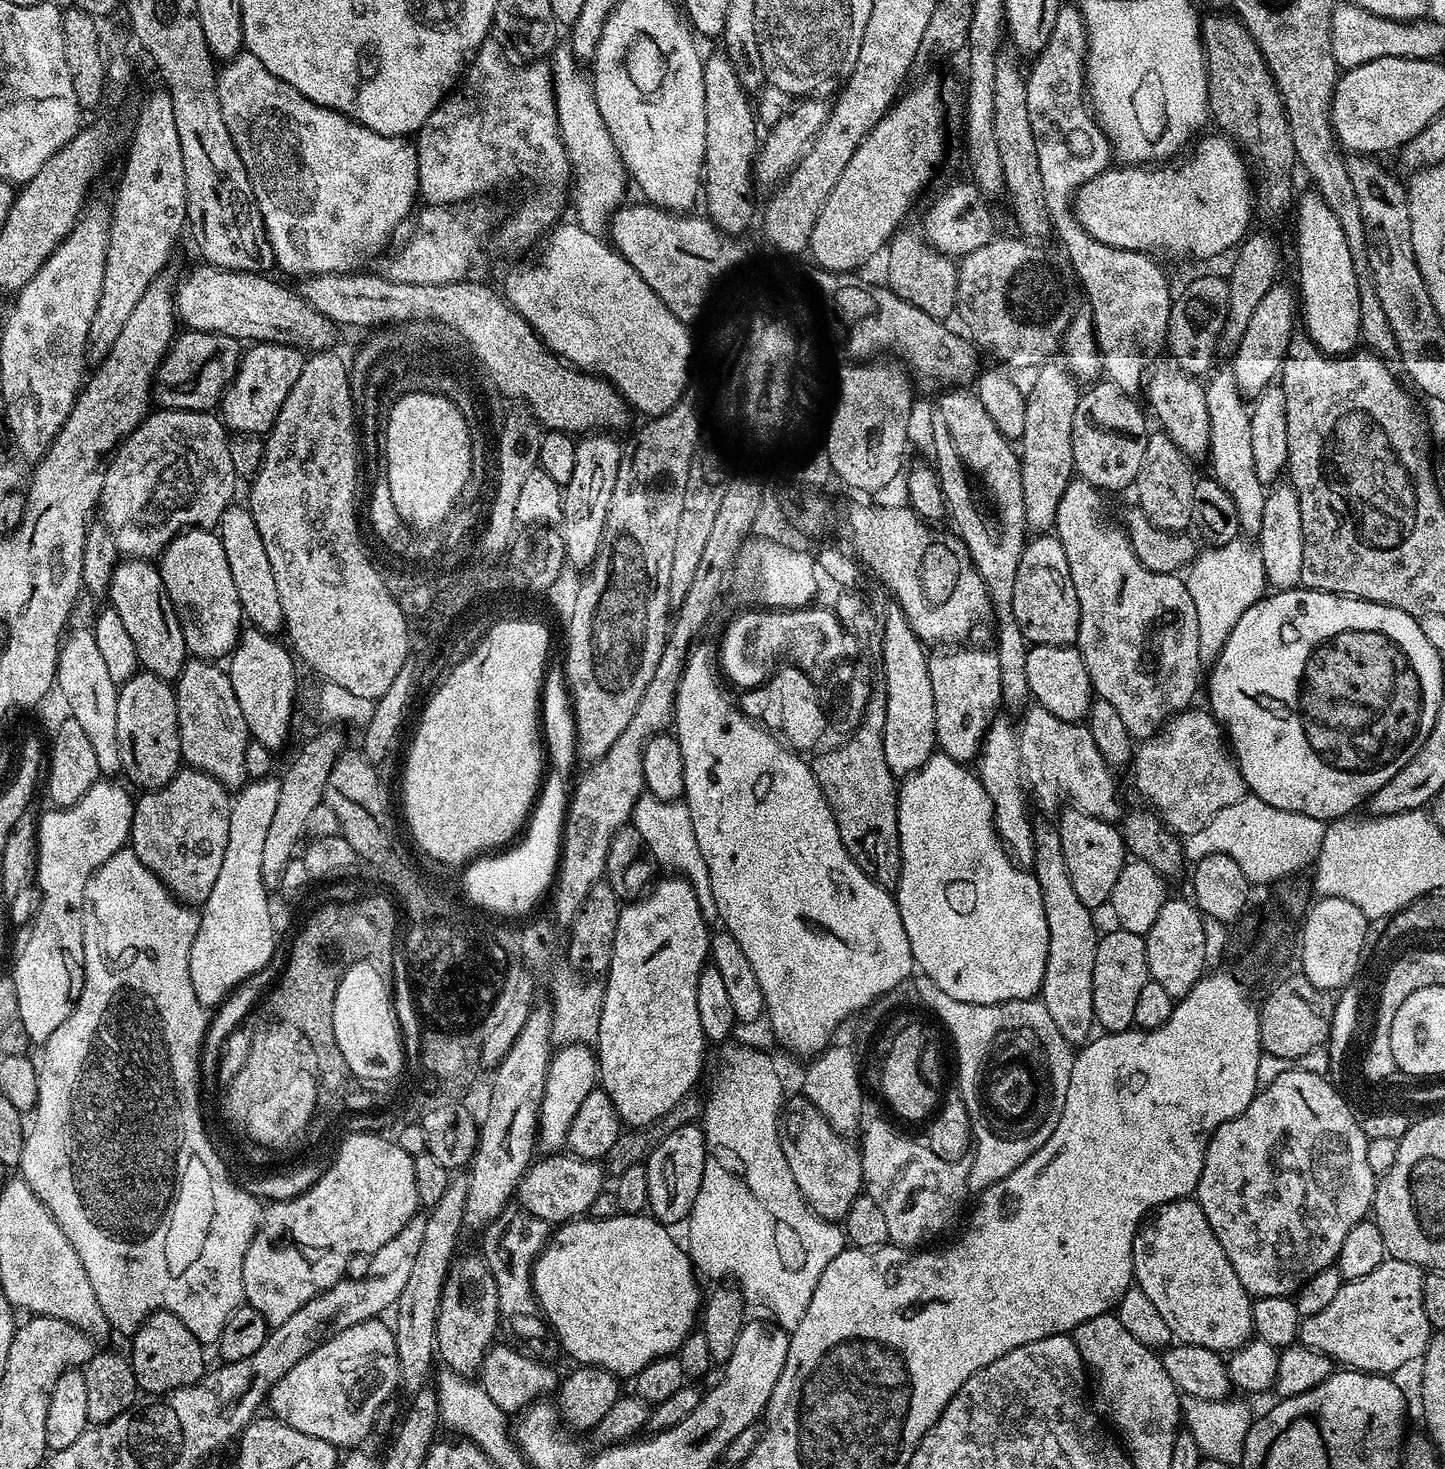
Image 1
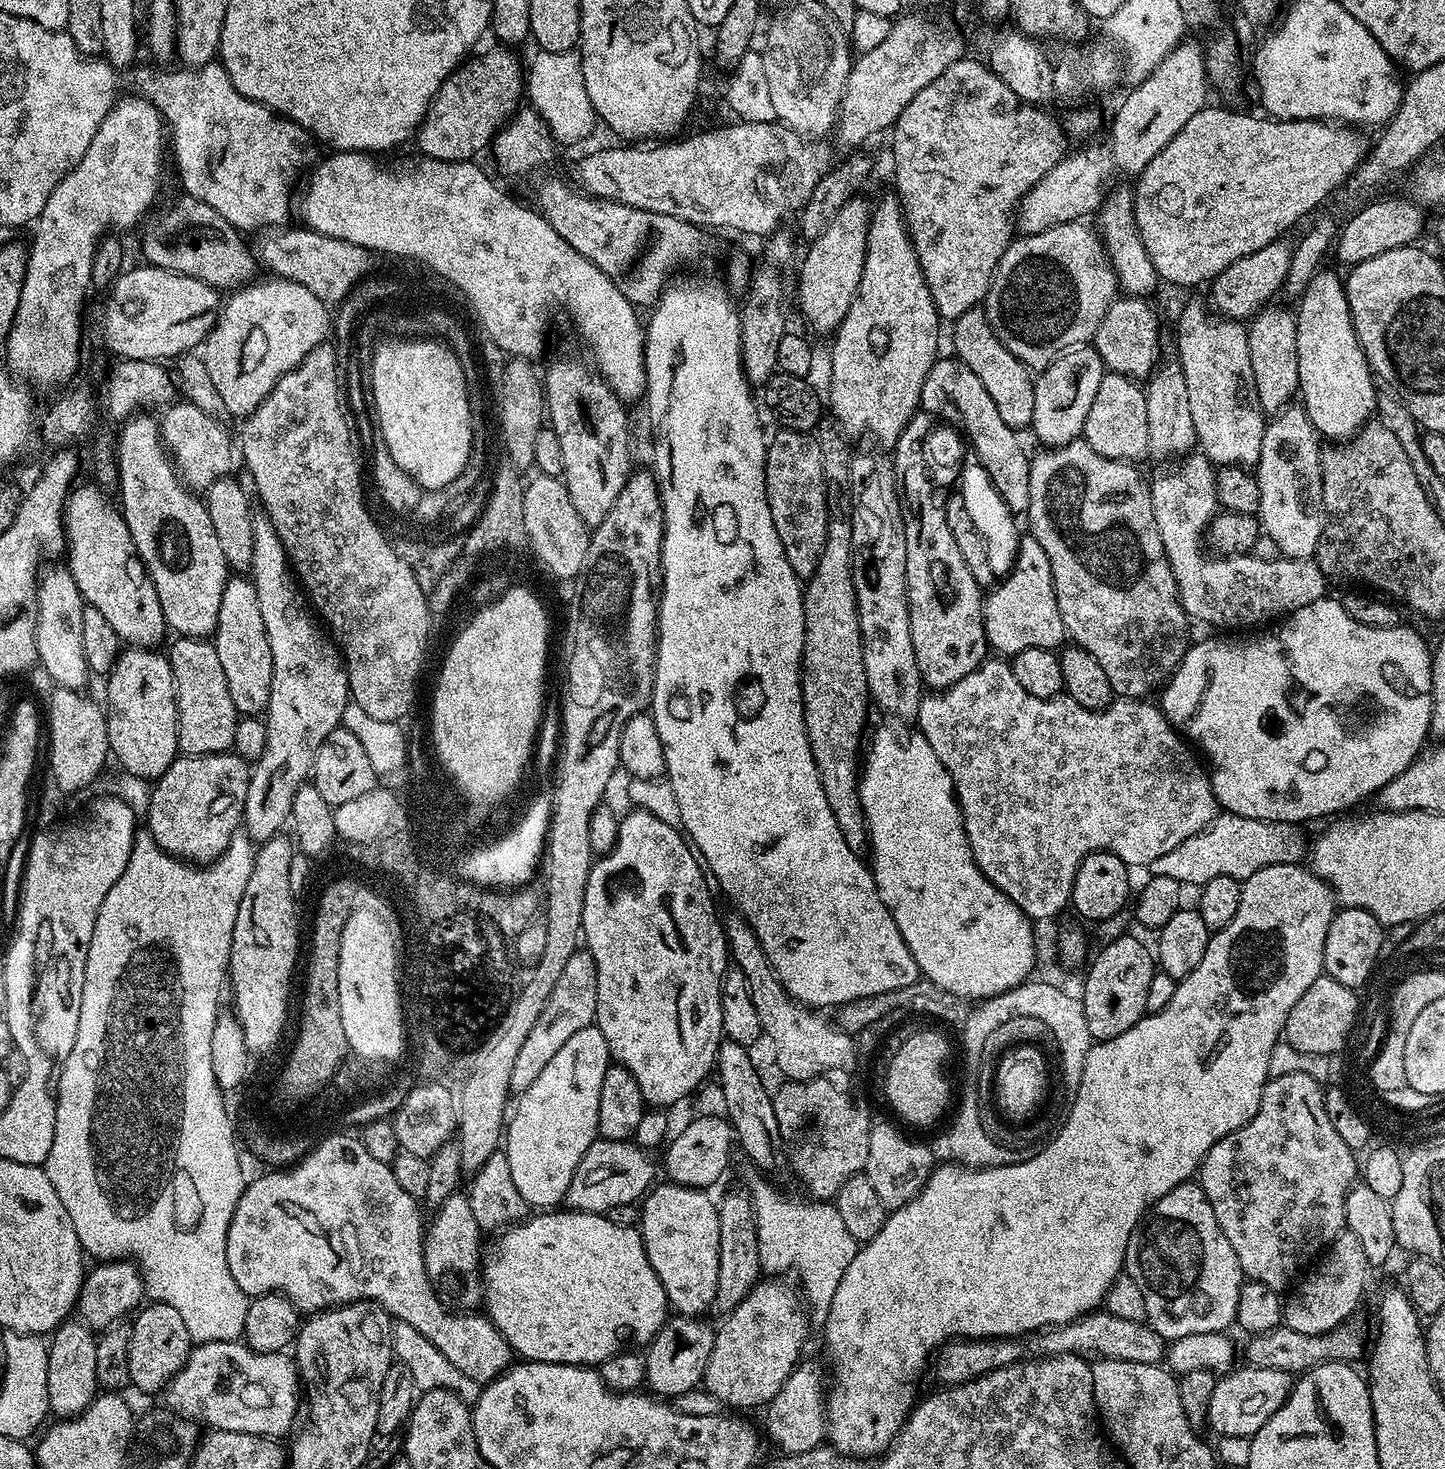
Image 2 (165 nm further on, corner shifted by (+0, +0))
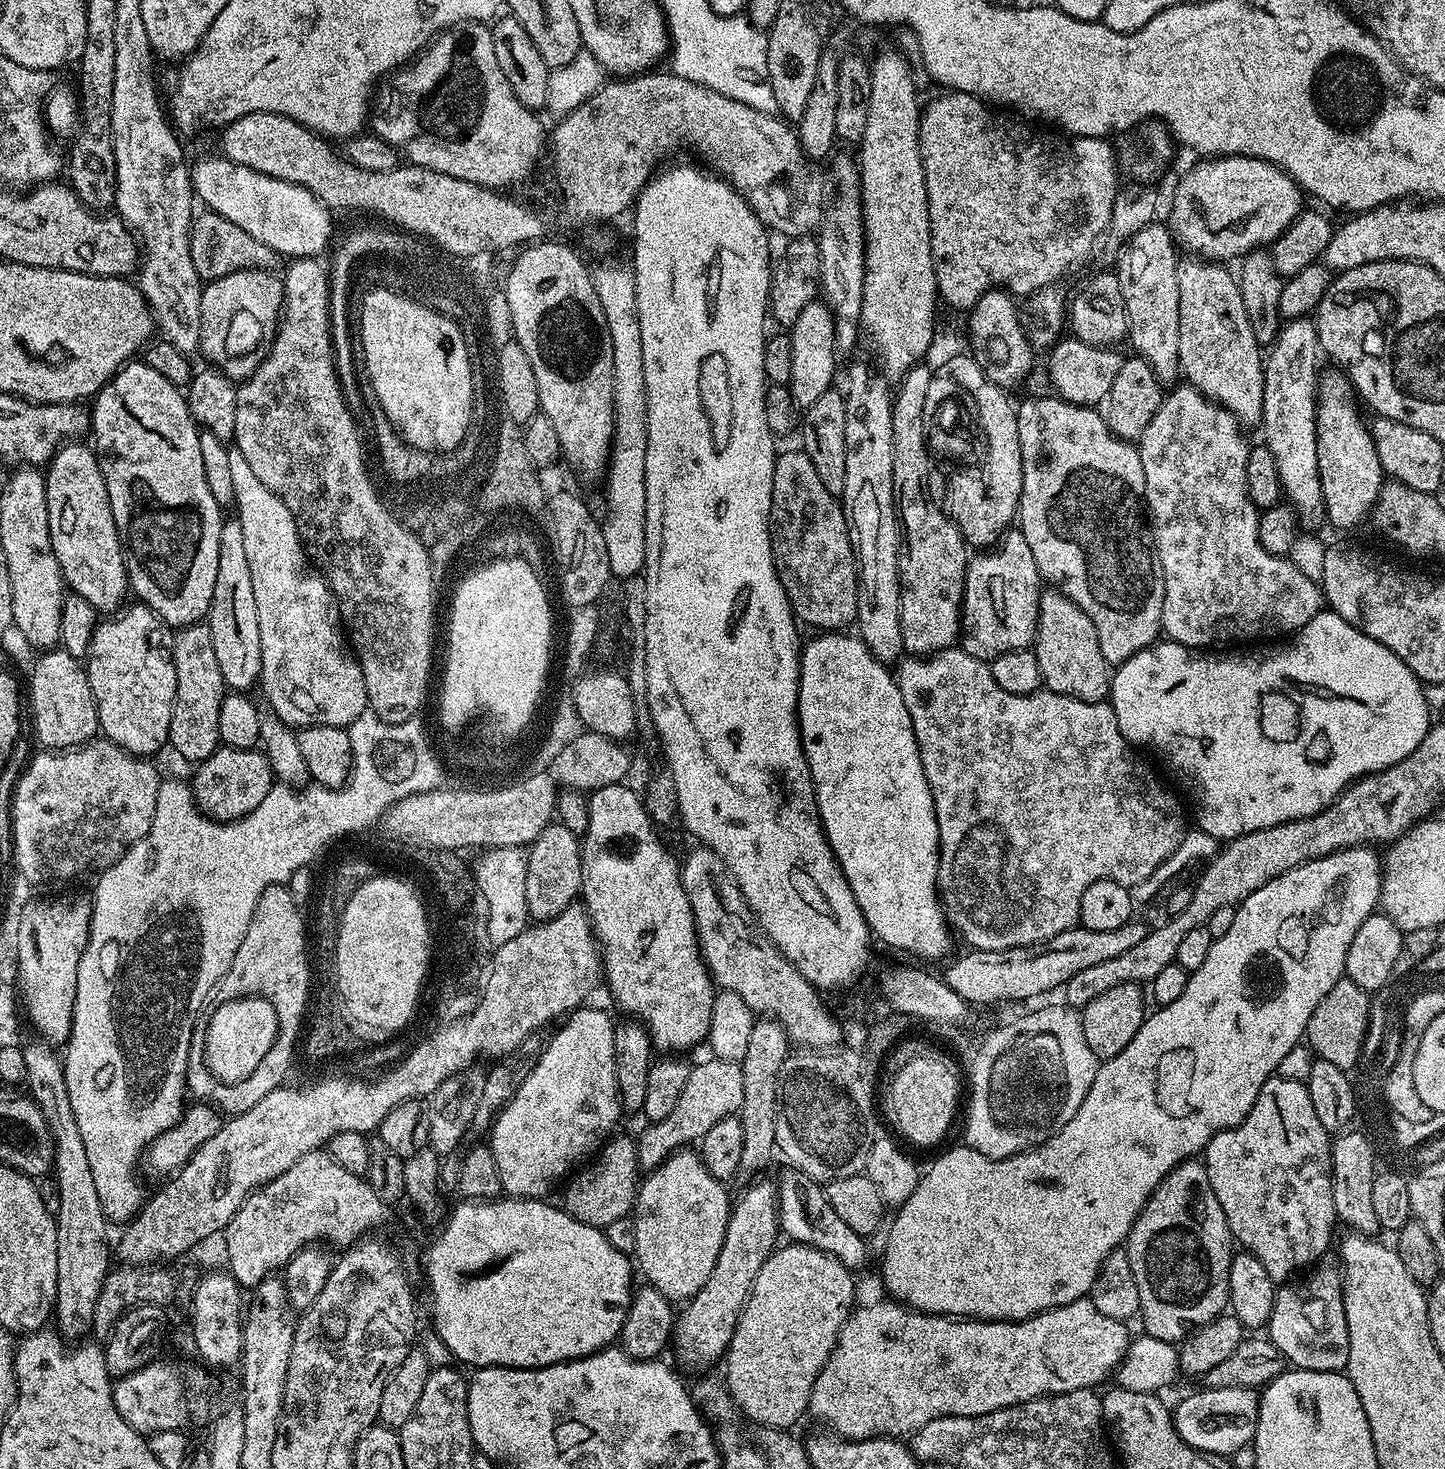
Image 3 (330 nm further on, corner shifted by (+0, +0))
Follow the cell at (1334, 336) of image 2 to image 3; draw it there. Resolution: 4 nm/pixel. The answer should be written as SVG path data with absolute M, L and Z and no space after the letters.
M1332 370L1329 376L1327 373L1321 379L1316 393L1318 470L1326 520L1336 528L1352 528L1363 520L1365 523L1380 493L1380 485L1386 480L1369 425L1366 420L1364 424L1356 404L1358 405L1358 400L1352 382L1345 373Z

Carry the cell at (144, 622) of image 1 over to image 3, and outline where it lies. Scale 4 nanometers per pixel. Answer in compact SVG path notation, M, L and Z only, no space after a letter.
M84 442L61 444L46 465L44 489L50 546L54 546L54 558L58 558L65 585L75 595L86 598L97 613L112 614L125 603L124 595L129 595L128 567L124 564L124 546L114 526L100 461L89 445L87 448L80 443Z

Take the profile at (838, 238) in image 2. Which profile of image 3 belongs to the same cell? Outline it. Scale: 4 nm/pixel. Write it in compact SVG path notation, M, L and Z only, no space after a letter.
M824 302L808 304L790 326L790 382L787 387L798 409L803 410L812 405L821 394L826 394L833 387L832 375L836 372L838 355L835 348L835 318L831 309Z

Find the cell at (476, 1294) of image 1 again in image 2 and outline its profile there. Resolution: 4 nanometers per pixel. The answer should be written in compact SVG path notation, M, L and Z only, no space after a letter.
M457 1194L446 1198L442 1206L431 1213L432 1221L427 1221L423 1233L424 1265L428 1277L432 1279L432 1287L445 1302L457 1300L461 1309L476 1310L481 1307L484 1298L482 1283L482 1247L480 1236L482 1230L474 1218L474 1210L470 1210L467 1195Z

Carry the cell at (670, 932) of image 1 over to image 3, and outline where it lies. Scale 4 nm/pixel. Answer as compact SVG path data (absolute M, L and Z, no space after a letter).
M624 782L618 784L607 784L595 789L587 797L588 801L588 829L582 837L580 849L580 861L582 862L582 882L580 890L582 893L582 904L587 911L588 921L592 926L592 932L596 942L602 949L603 979L608 980L608 988L616 999L616 1004L624 1012L629 1012L629 1017L635 1018L643 1024L652 1038L653 1049L662 1051L664 1054L684 1054L687 1048L695 1044L703 1045L708 1038L710 1030L710 1010L714 1006L714 998L717 989L714 987L712 975L708 967L704 965L704 955L700 953L700 939L696 936L696 923L690 906L690 898L686 898L686 890L680 881L681 865L678 860L668 853L666 845L660 841L657 825L654 823L649 811L644 807L644 802L639 791L628 788Z

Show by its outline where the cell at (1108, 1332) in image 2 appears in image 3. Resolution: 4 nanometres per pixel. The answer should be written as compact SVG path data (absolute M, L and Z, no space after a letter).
M891 1299L876 1300L873 1304L864 1304L845 1320L840 1328L834 1350L828 1361L822 1366L818 1378L812 1387L808 1399L808 1412L816 1415L824 1424L833 1428L837 1437L846 1440L873 1440L875 1436L900 1438L905 1434L918 1431L926 1422L934 1422L934 1418L943 1416L981 1416L999 1408L1009 1408L1039 1396L1055 1396L1057 1392L1073 1392L1079 1388L1095 1389L1104 1379L1115 1373L1119 1363L1128 1353L1130 1335L1121 1321L1106 1318L1094 1307L1091 1299L1075 1300L1066 1306L1052 1308L1048 1312L1040 1312L1036 1316L1028 1316L1025 1320L977 1320L975 1318L953 1318L951 1316L932 1316L928 1312L917 1312L916 1309Z

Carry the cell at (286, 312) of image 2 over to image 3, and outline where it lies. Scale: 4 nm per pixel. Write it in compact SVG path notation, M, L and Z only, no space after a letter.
M247 268L207 281L200 293L199 351L209 365L219 368L233 382L243 382L260 363L260 347L276 335L284 307L284 288L279 275L262 268Z

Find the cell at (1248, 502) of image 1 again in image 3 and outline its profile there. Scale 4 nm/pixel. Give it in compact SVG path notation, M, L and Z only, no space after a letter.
M1184 259L1178 264L1178 358L1183 379L1206 399L1234 414L1241 426L1259 425L1264 419L1262 346L1250 330L1239 279L1233 273L1231 276L1223 263Z

